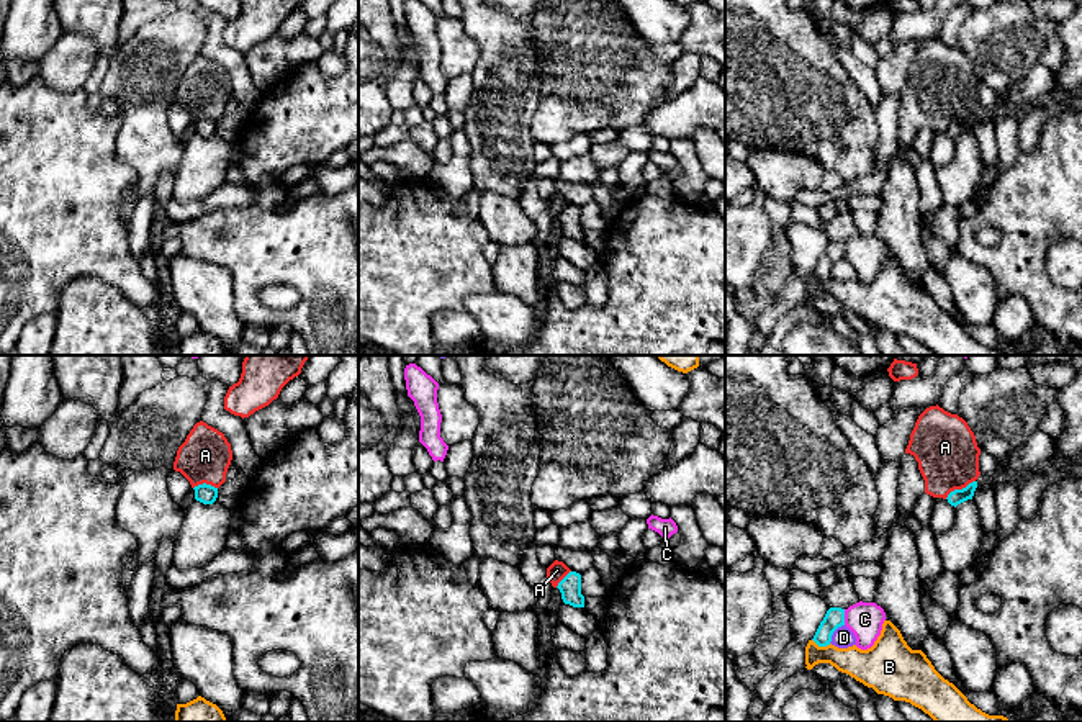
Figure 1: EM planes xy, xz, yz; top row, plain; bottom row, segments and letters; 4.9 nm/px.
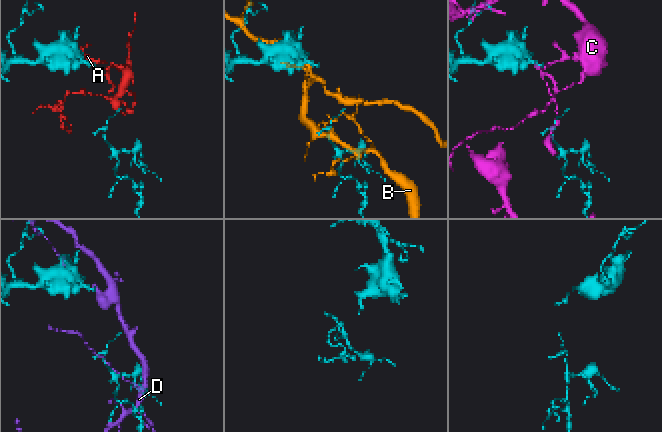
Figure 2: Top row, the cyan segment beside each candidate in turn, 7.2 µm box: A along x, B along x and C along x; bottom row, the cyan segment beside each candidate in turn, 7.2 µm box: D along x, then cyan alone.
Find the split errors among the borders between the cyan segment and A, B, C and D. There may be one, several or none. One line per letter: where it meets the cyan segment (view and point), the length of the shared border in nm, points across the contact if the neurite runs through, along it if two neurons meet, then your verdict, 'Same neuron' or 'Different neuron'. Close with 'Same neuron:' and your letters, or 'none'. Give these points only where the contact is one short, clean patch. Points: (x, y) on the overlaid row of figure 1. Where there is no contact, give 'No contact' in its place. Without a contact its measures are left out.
A: Touches cyan at yz (960, 490). Shared border 180 nm. Boundary: yz (974, 480), (961, 488), (955, 488), (945, 498). Different neuron
B: Touches cyan at yz (822, 645). Shared border 100 nm. Different neuron
C: Touches cyan at yz (843, 618). Shared border 80 nm. Different neuron
D: Touches cyan at yz (834, 631). Shared border 120 nm. Different neuron
Same neuron: none

